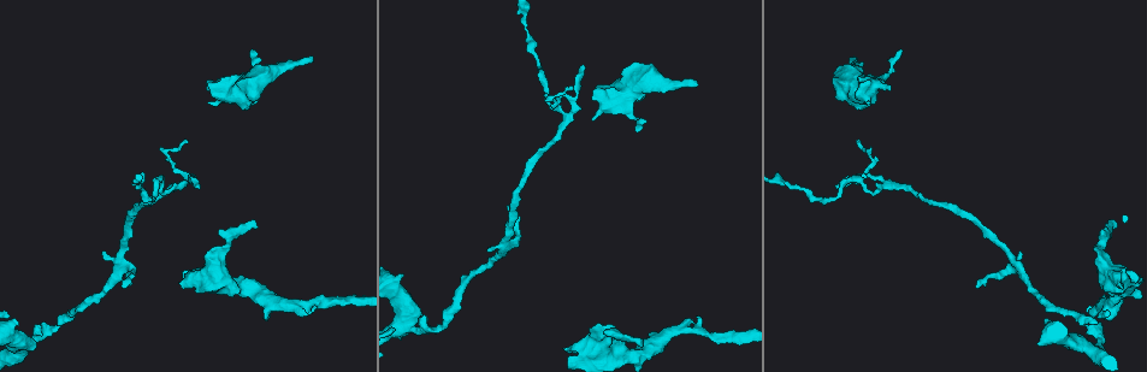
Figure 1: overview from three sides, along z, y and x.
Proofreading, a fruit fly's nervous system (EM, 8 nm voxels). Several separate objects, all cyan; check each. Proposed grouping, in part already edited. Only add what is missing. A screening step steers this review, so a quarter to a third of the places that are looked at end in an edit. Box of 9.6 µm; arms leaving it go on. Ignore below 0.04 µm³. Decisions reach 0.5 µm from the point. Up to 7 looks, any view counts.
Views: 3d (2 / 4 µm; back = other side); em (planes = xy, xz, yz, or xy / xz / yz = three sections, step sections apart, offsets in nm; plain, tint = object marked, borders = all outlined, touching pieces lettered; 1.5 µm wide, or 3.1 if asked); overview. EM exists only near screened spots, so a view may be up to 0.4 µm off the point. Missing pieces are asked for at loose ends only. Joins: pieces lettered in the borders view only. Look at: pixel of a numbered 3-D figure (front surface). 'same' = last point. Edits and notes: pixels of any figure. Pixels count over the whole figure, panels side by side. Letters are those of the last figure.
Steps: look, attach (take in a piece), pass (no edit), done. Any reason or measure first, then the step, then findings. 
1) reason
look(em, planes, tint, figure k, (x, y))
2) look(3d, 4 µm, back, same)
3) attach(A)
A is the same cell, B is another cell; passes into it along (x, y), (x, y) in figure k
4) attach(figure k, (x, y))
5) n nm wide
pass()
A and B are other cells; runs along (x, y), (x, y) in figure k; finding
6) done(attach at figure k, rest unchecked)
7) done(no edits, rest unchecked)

free end
look(em, planes, borders, figure 1, (1117, 223))

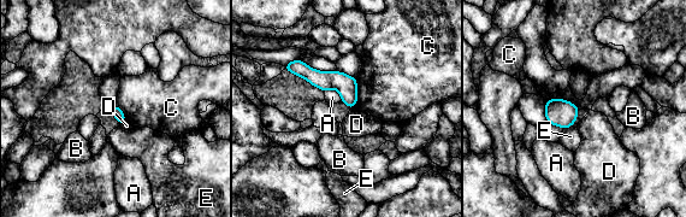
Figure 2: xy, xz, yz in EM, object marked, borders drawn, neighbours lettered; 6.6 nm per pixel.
C touches over 240 nm
pass()
A, B, C, D and E are other cells; border along (545, 101), (562, 98), (579, 109) in figure 2; no lettered piece goes on from it

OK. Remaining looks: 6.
an open end
look(em, xy, step 8, tint, figure 1, (1117, 283))

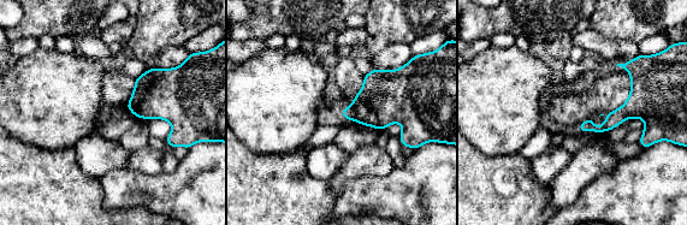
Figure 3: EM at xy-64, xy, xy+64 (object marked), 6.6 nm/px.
look(em, xy, step 8, borders, same)

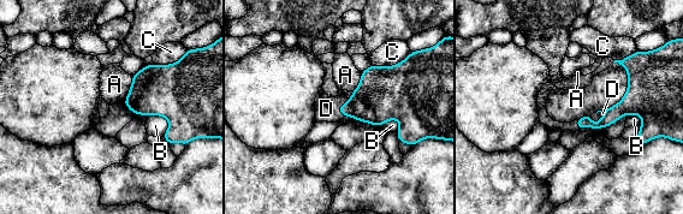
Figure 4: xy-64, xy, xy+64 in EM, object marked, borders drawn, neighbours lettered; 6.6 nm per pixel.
attach(D)
D is the same cell, A, B and C are other cells; the cell continues

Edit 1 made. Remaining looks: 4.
see it whole again
look(overview)

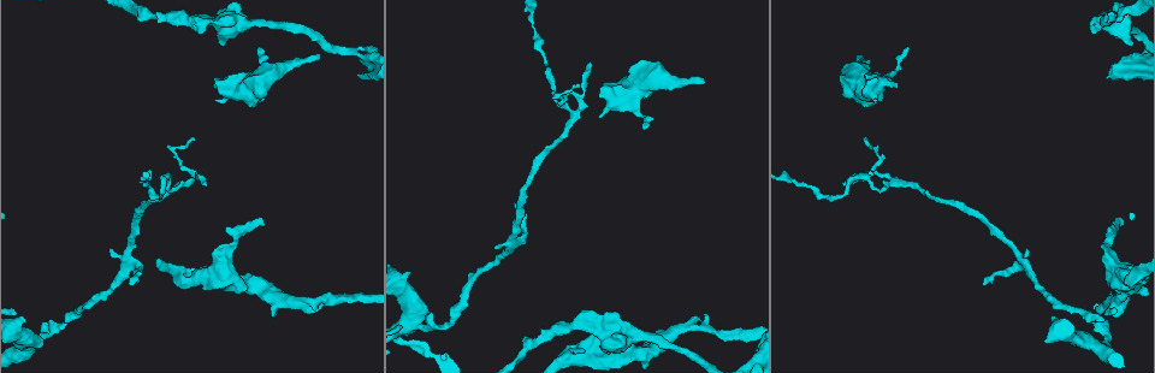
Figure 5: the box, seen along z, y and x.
an open end
look(3d, 2 µm, figure 5, (703, 82))

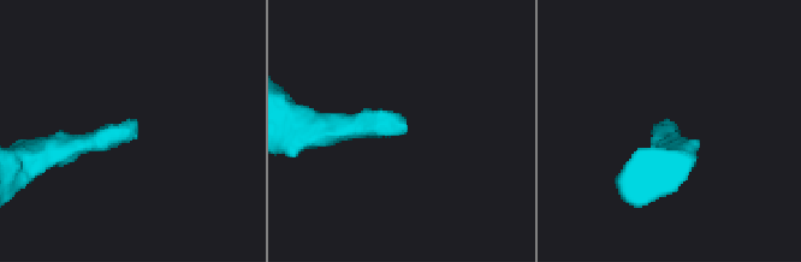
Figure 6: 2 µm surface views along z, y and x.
shape alone is not enough
look(em, xy, step 4, tint, figure 6, (668, 131))

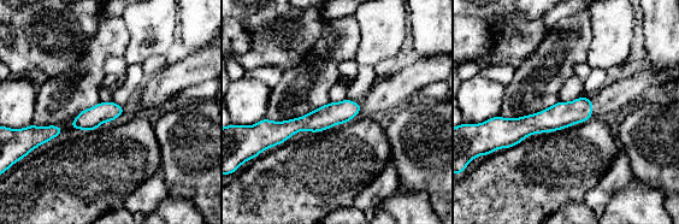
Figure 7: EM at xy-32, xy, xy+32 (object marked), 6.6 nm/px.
look(em, planes, borders, same)

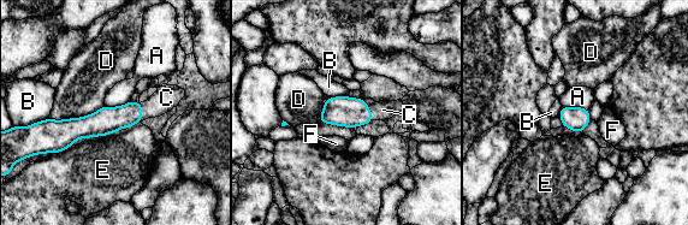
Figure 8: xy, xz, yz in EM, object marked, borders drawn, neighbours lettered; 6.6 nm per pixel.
160 nm wide
attach(C)
C is the same cell, A, B, D, E and F are other cells; passes into it along (106, 120), (141, 112), (166, 98) in figure 8; the cell continues

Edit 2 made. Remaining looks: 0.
done(attach at figure 4, attach at figure 8, rest unchecked)

